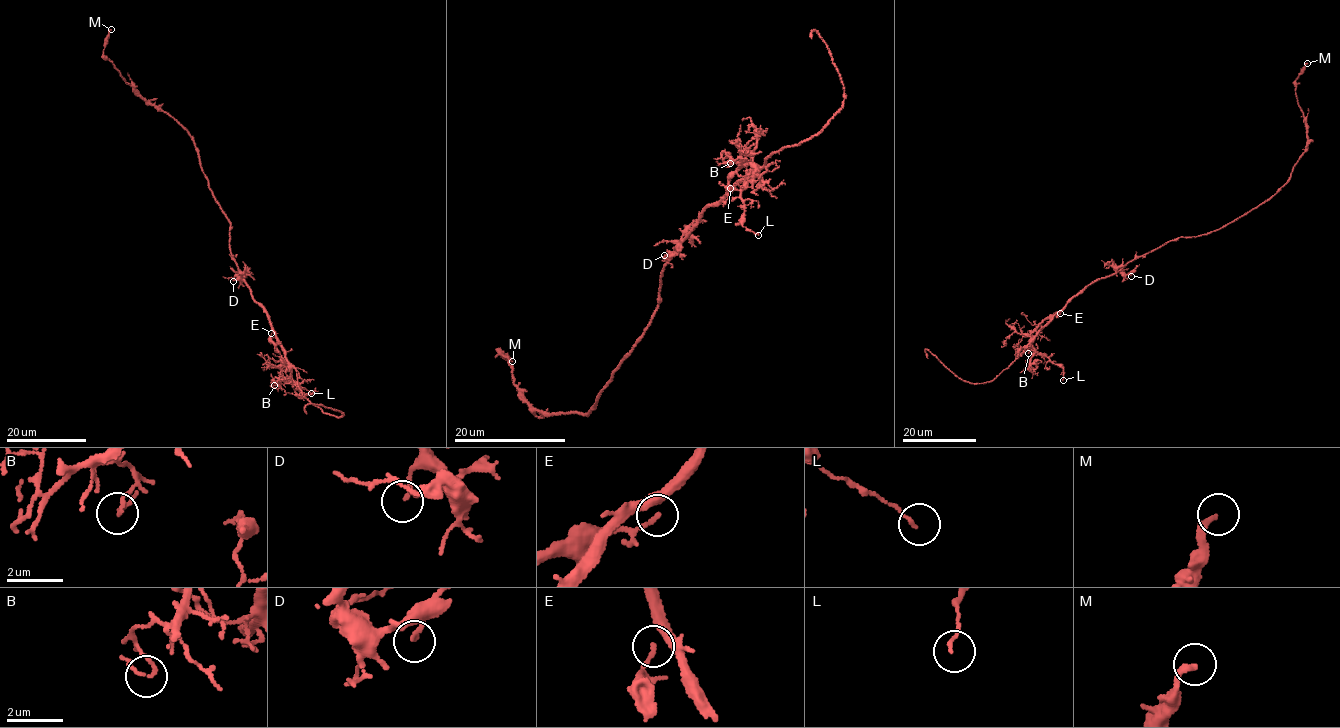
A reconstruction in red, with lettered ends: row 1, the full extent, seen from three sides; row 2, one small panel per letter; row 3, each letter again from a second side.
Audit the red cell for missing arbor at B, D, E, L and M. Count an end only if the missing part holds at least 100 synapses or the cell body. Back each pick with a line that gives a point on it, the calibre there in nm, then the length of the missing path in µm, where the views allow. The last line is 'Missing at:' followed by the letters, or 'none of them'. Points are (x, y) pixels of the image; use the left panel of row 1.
Missing at: none of them

